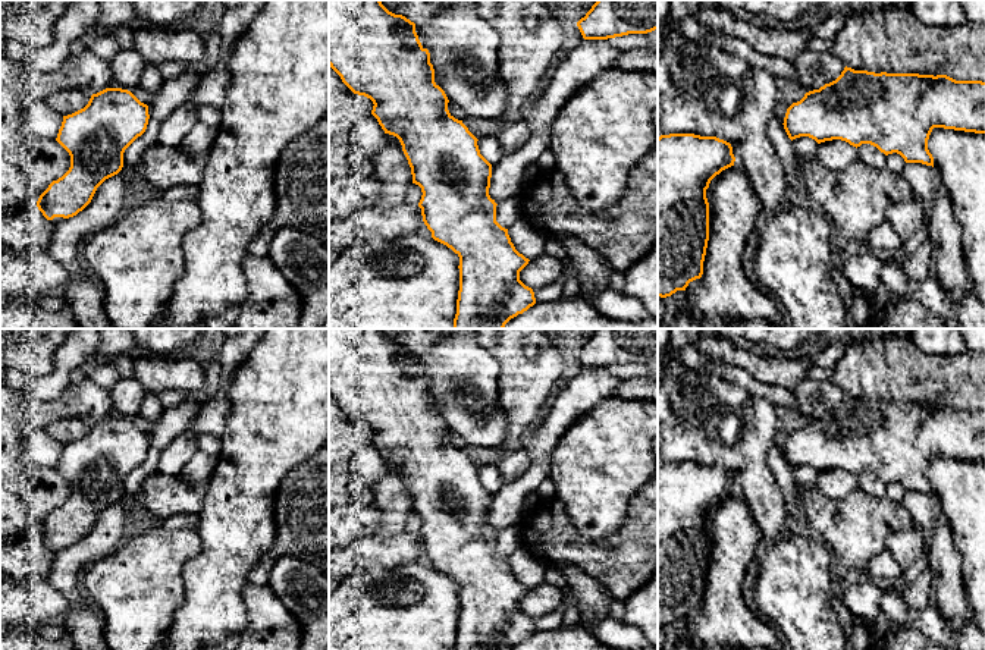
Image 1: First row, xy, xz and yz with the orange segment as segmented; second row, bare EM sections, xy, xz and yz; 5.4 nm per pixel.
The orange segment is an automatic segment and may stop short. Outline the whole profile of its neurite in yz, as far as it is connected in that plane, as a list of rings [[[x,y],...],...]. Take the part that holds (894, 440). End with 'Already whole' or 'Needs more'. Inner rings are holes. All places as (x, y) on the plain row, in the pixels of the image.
[[[846,395],[835,409],[793,431],[782,453],[791,470],[809,465],[818,472],[832,468],[856,477],[870,472],[885,484],[897,481],[906,492],[934,496],[928,478],[934,456],[985,462],[985,411],[956,409],[947,403],[875,402]]]. Already whole

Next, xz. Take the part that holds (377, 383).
[[[329,329],[329,395],[354,423],[373,430],[371,443],[385,462],[399,468],[411,496],[412,512],[423,521],[418,536],[424,553],[435,569],[459,585],[459,619],[454,650],[509,650],[533,635],[534,621],[520,609],[520,600],[530,588],[515,578],[508,558],[496,550],[498,533],[489,524],[492,493],[480,483],[479,468],[462,449],[449,442],[449,428],[435,411],[430,381],[421,374],[415,352],[389,340],[380,329]]]. Already whole

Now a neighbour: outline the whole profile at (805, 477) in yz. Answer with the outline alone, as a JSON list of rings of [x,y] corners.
[[[800,465],[793,468],[793,478],[799,493],[807,493],[816,487],[818,471],[809,465]]]

